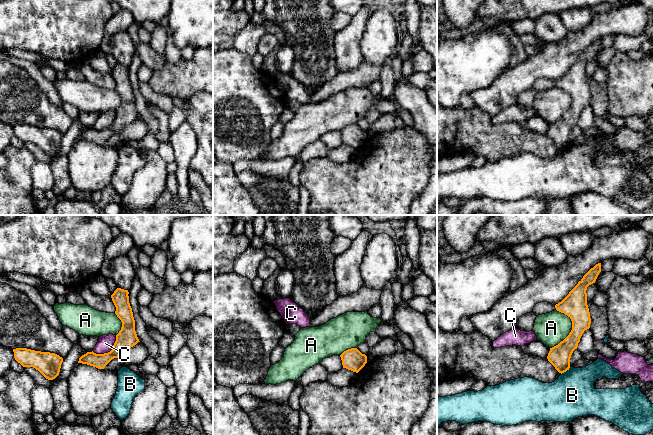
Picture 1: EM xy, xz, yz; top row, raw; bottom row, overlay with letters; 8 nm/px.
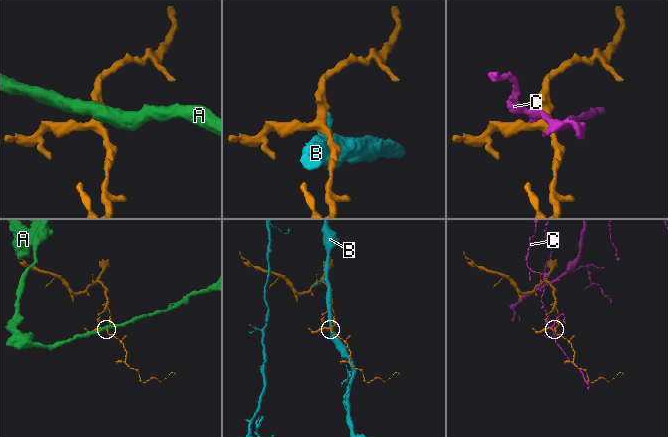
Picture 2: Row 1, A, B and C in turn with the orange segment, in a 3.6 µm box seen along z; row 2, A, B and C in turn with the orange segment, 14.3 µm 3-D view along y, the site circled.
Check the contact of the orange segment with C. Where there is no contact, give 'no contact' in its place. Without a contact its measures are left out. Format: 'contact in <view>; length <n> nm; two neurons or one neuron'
contact in xy; length 240 nm; two neurons

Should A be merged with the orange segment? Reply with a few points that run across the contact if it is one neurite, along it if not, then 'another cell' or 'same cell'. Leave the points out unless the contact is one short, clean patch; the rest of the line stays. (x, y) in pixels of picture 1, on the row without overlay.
line yz (556, 85), (563, 88), (570, 95), (571, 107), (550, 124); another cell

